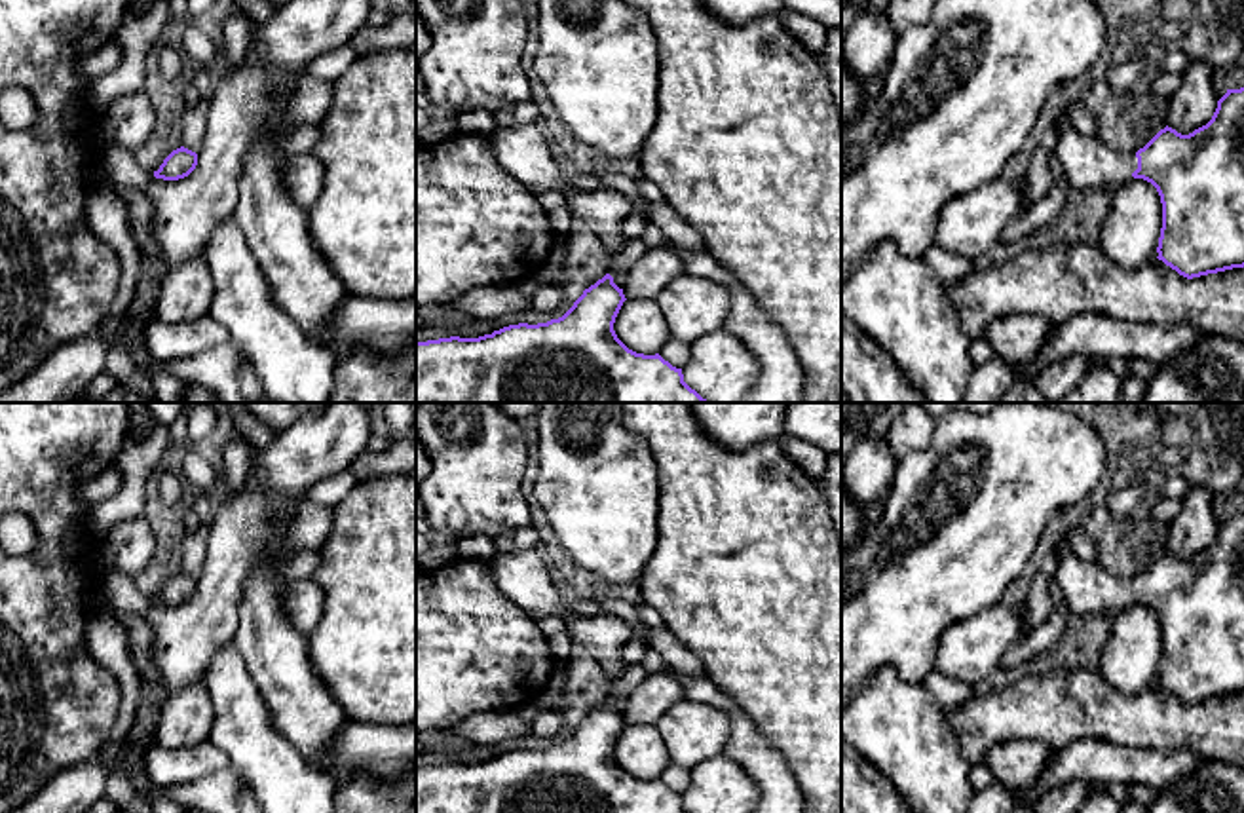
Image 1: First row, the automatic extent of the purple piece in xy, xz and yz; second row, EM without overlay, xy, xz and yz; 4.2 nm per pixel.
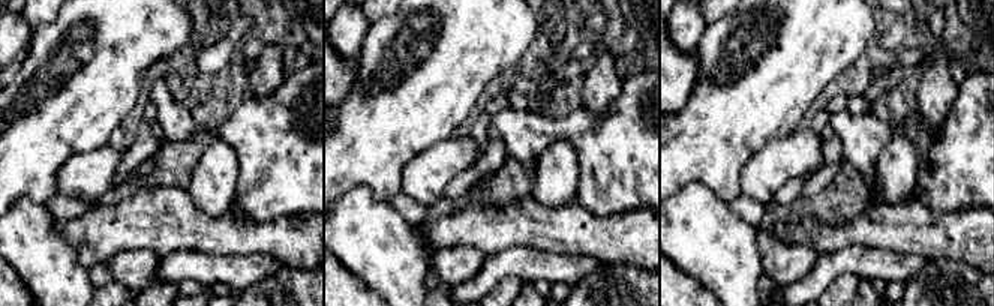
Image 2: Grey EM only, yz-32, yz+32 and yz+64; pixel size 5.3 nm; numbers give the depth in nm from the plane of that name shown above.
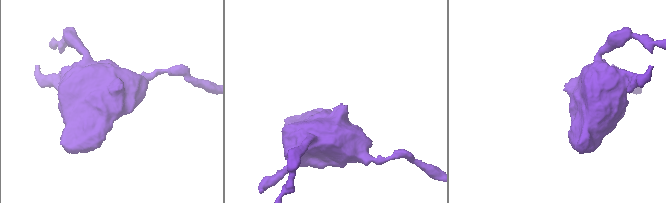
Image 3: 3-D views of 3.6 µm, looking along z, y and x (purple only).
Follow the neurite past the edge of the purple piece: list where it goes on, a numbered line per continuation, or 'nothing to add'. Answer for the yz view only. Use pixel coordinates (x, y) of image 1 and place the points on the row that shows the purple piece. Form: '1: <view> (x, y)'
1: yz (1089, 166)

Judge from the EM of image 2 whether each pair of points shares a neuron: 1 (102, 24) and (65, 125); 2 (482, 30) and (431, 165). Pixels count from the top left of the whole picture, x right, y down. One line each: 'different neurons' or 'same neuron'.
1: same neuron
2: different neurons

